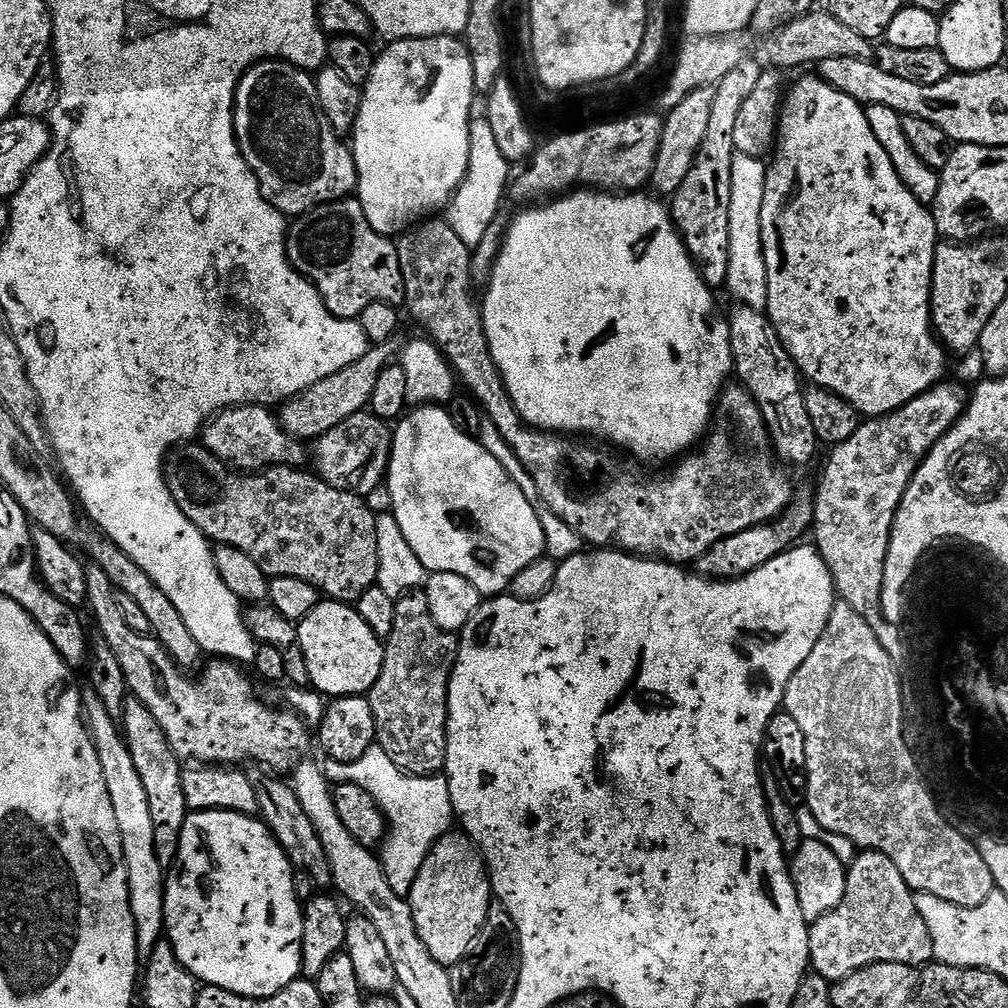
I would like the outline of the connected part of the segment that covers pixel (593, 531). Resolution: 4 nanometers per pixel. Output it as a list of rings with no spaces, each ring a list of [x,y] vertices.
[[[425,219],[407,229],[395,241],[395,245],[398,262],[402,266],[406,312],[408,308],[409,314],[429,332],[424,331],[448,361],[455,379],[461,385],[464,383],[463,391],[479,404],[487,423],[493,424],[498,434],[502,434],[506,446],[510,446],[530,478],[534,478],[540,504],[554,510],[554,514],[562,518],[562,522],[566,522],[570,530],[579,534],[581,541],[588,543],[589,540],[592,543],[589,545],[599,546],[604,550],[619,550],[630,552],[633,556],[666,560],[669,564],[692,566],[711,550],[714,542],[722,542],[722,538],[730,538],[734,534],[742,534],[742,530],[767,524],[788,511],[794,499],[792,480],[788,477],[789,469],[776,459],[762,414],[752,395],[741,388],[739,383],[729,383],[721,391],[718,407],[714,412],[714,427],[707,439],[695,450],[677,459],[673,472],[651,480],[640,473],[641,465],[627,455],[617,454],[607,447],[597,446],[580,438],[539,431],[520,419],[506,390],[506,382],[490,354],[490,342],[484,337],[484,322],[477,297],[476,300],[472,297],[473,249],[468,248],[466,242],[458,238],[458,234],[454,234],[447,219]]]

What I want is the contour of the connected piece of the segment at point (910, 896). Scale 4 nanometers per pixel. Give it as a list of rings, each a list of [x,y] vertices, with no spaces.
[[[864,850],[847,865],[847,870],[846,894],[842,894],[842,902],[838,902],[834,910],[822,914],[822,918],[811,921],[808,930],[811,971],[835,982],[875,964],[905,964],[918,968],[921,964],[933,963],[934,942],[930,938],[930,930],[926,930],[926,922],[922,922],[922,914],[918,914],[915,895],[906,878],[902,878],[898,866],[880,852]]]

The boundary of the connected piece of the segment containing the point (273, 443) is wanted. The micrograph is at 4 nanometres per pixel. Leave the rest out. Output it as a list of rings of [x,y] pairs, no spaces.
[[[241,404],[238,408],[225,408],[219,412],[205,424],[202,444],[223,464],[246,473],[275,468],[277,464],[300,466],[305,463],[304,456],[306,460],[305,445],[280,425],[271,407],[259,404]]]

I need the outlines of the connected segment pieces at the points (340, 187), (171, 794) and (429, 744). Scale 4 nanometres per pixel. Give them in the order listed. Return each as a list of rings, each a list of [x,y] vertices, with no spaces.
[[[262,60],[254,65],[236,87],[234,130],[240,152],[250,170],[256,173],[262,194],[285,218],[303,216],[321,204],[349,199],[357,191],[356,160],[352,149],[330,126],[318,102],[316,81],[302,68],[284,60]]]
[[[129,698],[124,703],[122,731],[130,750],[130,758],[134,758],[134,767],[138,774],[142,774],[142,786],[146,786],[146,795],[150,797],[150,815],[154,818],[154,842],[158,858],[165,870],[171,869],[176,863],[182,826],[190,811],[182,794],[182,762],[174,750],[170,750],[166,734],[162,734],[162,726],[158,726],[154,714],[150,714],[150,710],[146,710],[140,700]]]
[[[422,590],[406,592],[396,600],[394,630],[384,644],[384,661],[371,692],[367,693],[374,710],[378,746],[404,772],[411,776],[435,776],[443,773],[448,745],[448,683],[456,665],[458,640],[453,633],[442,630],[430,614],[430,602]]]

